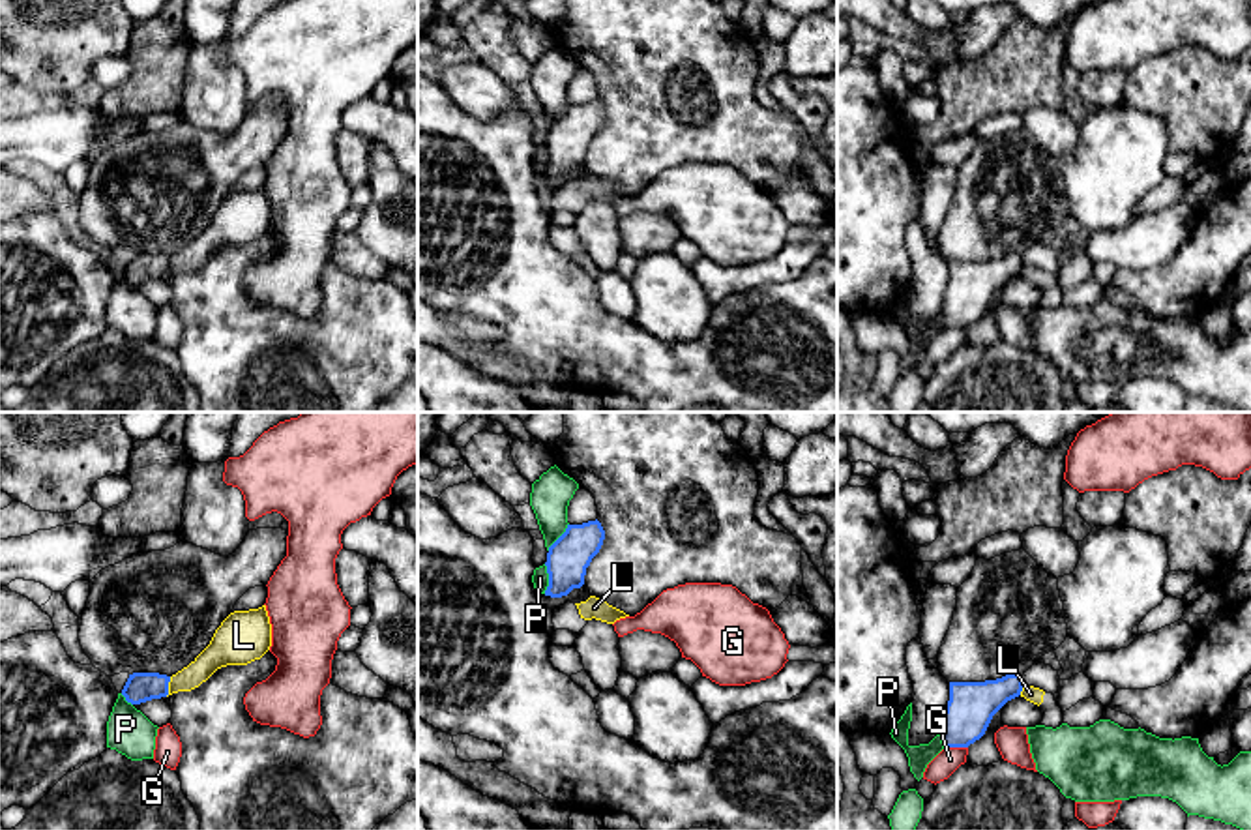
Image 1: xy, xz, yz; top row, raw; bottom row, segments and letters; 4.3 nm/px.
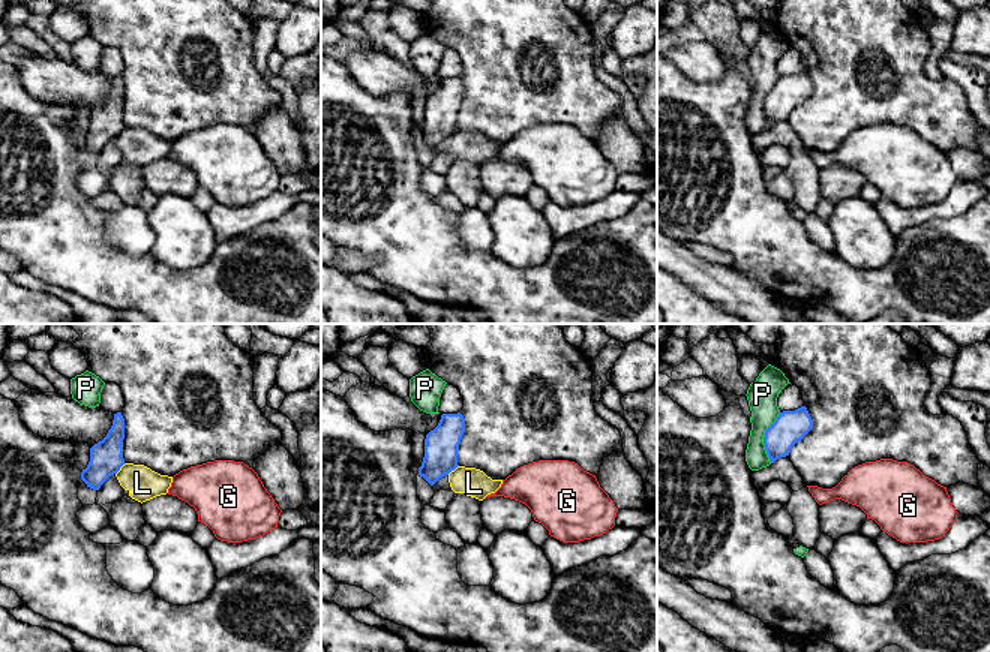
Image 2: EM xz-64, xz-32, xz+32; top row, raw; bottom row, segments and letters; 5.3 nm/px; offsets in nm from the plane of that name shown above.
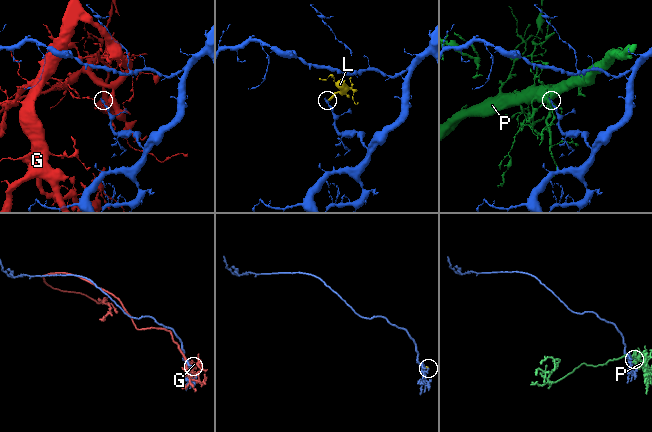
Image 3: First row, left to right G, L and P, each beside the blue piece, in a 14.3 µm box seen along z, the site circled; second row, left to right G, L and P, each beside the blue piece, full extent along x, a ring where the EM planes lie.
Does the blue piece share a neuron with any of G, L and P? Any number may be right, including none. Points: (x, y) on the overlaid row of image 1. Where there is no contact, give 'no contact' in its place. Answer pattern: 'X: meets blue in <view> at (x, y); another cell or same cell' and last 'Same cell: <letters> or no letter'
G: meets blue in yz at (956, 746); another cell
L: meets blue in xy at (167, 686); another cell
P: meets blue in xz at (549, 579); another cell
Same cell: no letter

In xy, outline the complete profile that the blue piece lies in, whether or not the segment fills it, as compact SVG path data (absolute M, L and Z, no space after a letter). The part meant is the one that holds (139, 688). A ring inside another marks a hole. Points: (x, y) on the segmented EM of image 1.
M133 673L129 674L122 695L131 704L140 704L152 699L169 695L170 676L159 673Z

